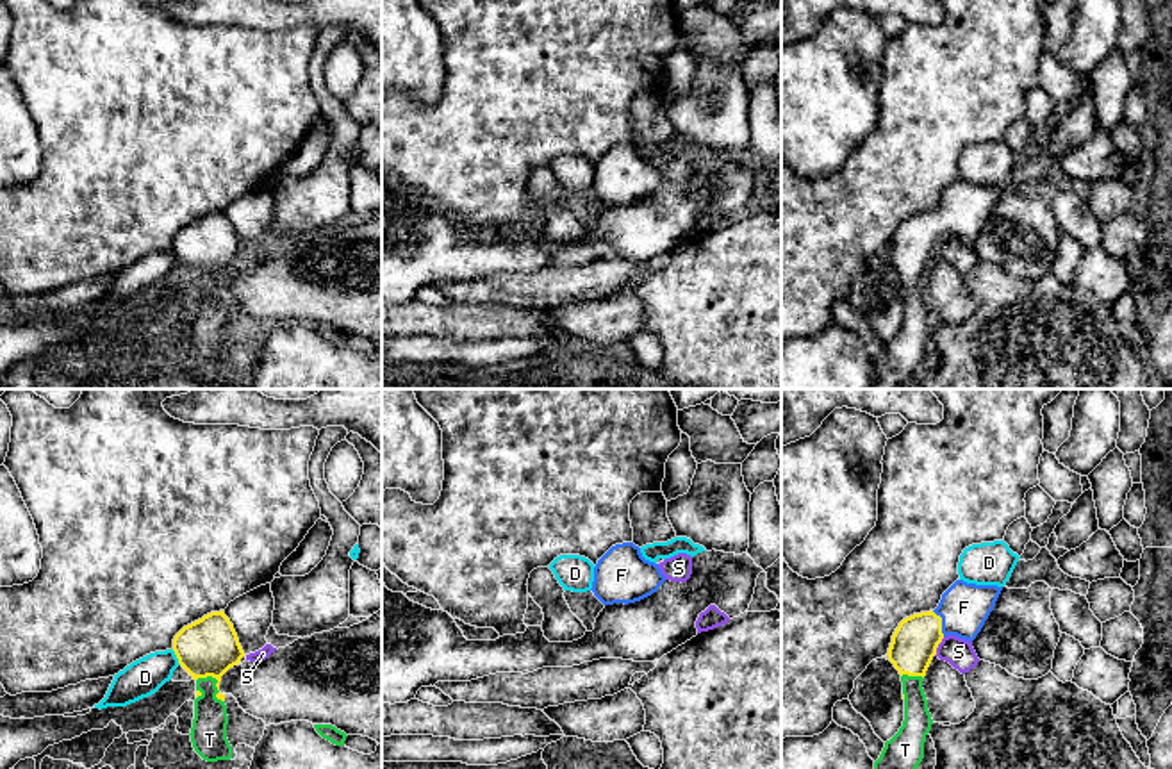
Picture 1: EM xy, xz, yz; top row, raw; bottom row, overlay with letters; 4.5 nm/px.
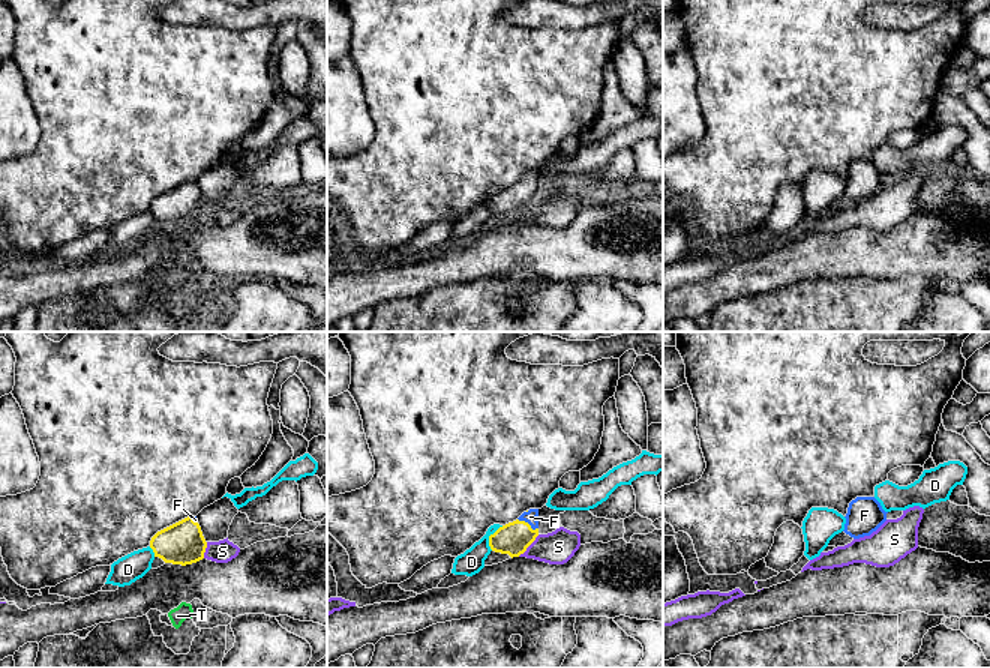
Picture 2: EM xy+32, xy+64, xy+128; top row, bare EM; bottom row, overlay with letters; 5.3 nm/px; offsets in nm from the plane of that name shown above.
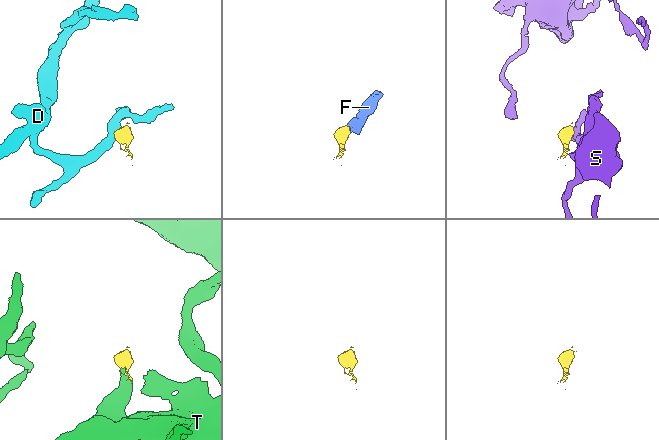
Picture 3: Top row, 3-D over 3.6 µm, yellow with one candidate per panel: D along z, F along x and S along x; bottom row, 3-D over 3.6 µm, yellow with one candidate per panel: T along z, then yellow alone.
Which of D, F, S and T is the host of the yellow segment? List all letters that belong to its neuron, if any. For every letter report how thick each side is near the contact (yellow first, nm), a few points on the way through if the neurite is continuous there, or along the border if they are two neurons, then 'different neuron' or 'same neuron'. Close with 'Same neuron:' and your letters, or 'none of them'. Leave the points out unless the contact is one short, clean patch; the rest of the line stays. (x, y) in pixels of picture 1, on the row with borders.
D: 260/170 nm | along xy (172, 650), (181, 664) | different neuron
F: 200/220 nm | across yz (914, 644), (940, 623), (964, 607) | same neuron
S: 200/130 nm | along yz (944, 637), (933, 655) | different neuron
T: 260/160 nm | across xy (209, 646), (209, 673), (218, 682), (209, 691), (209, 727) | same neuron
Same neuron: F, T

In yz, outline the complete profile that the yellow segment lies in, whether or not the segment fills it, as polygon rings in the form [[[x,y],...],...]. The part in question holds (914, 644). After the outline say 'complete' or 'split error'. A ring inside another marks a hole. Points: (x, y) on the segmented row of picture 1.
[[[956,580],[935,610],[913,614],[899,623],[888,648],[888,660],[901,674],[904,721],[885,742],[874,769],[917,769],[924,758],[926,735],[933,719],[922,689],[937,648],[947,635],[972,642],[995,607],[1003,587]]]; split error

